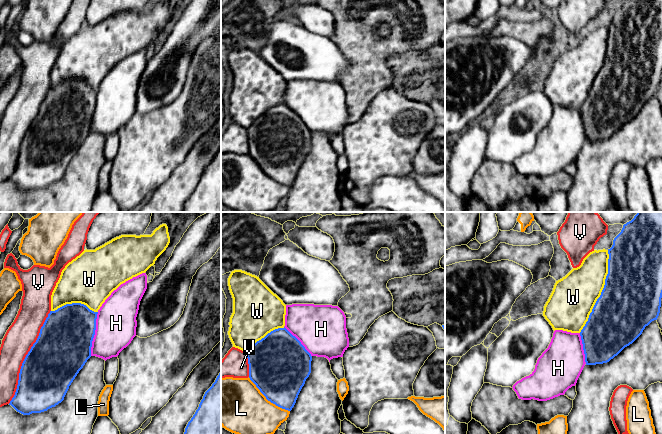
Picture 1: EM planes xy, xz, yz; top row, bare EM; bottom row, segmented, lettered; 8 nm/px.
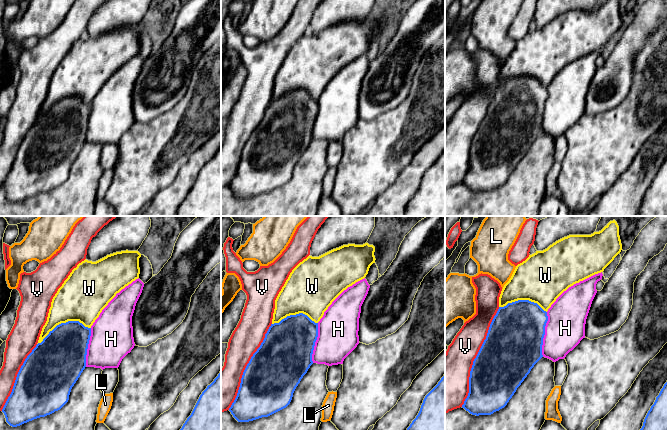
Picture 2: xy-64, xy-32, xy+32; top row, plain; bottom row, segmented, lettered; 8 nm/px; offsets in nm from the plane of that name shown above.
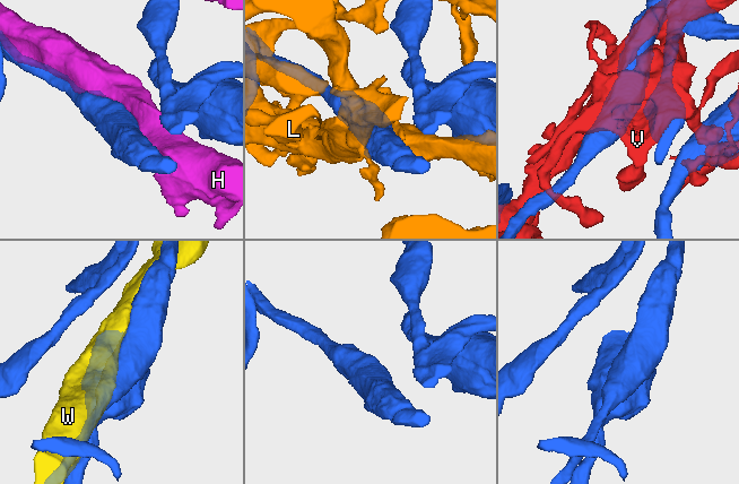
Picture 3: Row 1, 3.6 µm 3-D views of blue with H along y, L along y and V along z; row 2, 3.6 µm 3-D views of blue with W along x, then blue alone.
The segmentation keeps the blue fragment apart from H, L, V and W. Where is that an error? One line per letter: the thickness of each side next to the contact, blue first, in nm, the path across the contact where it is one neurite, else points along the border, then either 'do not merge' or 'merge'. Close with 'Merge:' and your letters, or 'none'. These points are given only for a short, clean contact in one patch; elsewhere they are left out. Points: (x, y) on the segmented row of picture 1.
H: 440 nm thick on the blue side, 320 nm on the other; do not merge
L: 440 nm thick on the blue side, 420 nm on the other; do not merge
V: 420 nm thick on the blue side, 240 nm on the other; do not merge
W: 480 nm thick on the blue side, 360 nm on the other; do not merge
Merge: none

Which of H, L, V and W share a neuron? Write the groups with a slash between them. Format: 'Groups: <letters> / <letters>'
Groups: H / L / V / W

